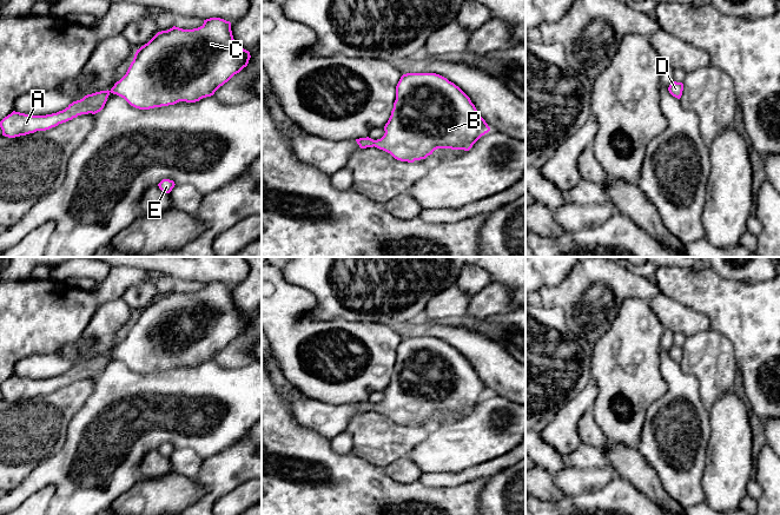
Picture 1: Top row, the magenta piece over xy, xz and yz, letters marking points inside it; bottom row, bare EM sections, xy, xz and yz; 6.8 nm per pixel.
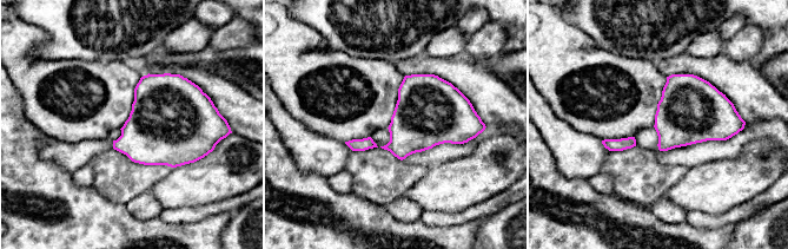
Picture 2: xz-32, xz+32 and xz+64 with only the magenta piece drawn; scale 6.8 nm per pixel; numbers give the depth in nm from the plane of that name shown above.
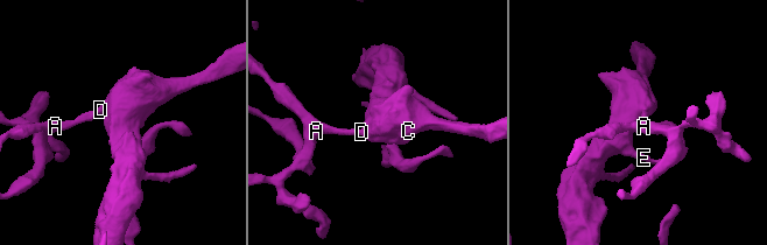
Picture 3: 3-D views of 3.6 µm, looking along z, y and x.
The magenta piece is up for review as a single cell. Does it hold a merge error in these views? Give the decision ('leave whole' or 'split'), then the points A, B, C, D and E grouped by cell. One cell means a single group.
leave whole; groups A B C D E

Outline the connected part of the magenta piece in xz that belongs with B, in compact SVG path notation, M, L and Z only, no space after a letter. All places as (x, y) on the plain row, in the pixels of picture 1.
M406 337L401 341L396 350L396 364L384 395L381 403L374 404L366 401L356 403L356 405L361 412L375 410L390 417L397 424L414 427L425 423L437 412L469 415L482 400L490 395L490 391L480 379L470 362L447 342L436 337Z

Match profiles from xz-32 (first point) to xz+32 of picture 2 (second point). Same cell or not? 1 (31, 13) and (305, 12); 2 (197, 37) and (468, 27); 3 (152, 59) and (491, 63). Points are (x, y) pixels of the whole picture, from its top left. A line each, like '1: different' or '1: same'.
1: same
2: different
3: same

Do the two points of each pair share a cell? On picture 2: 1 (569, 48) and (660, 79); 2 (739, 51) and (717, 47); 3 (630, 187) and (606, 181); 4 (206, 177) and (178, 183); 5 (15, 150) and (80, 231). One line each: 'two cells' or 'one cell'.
1: one cell
2: two cells
3: two cells
4: one cell
5: one cell

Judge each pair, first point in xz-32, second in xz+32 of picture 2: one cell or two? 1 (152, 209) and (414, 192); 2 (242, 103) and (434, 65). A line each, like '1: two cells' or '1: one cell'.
1: two cells
2: one cell

